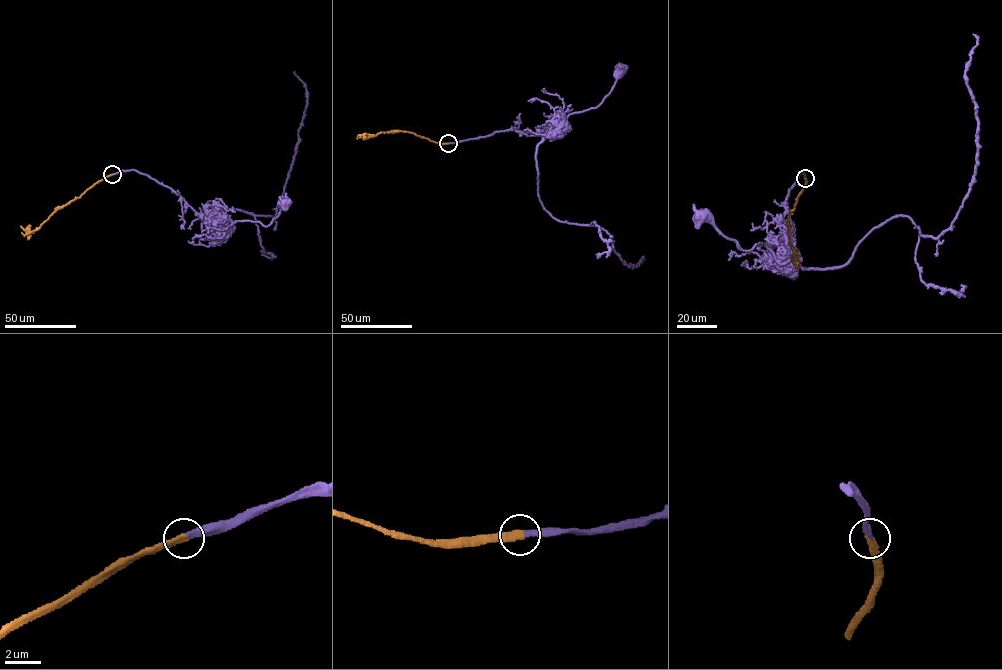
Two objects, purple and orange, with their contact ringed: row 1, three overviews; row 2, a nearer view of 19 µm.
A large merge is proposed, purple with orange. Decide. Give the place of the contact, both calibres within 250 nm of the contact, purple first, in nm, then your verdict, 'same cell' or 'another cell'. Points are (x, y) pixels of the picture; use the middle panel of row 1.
(448, 143) | 320/340 nm | same cell

